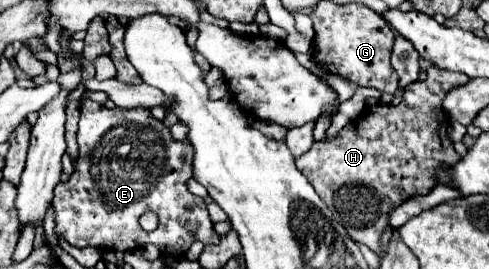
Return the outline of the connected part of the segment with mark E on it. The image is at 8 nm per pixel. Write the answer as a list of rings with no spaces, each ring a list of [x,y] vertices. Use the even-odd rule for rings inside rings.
[[[86,101],[82,103],[82,113],[80,113],[80,125],[78,125],[78,145],[80,145],[80,163],[74,165],[74,175],[66,181],[66,183],[58,183],[56,185],[56,191],[54,191],[54,209],[56,209],[56,229],[54,233],[56,235],[62,235],[70,245],[74,247],[98,247],[102,251],[130,251],[136,250],[138,247],[144,247],[148,243],[156,245],[162,253],[186,253],[190,249],[190,245],[194,241],[202,241],[202,243],[220,243],[220,235],[214,231],[212,227],[212,221],[208,217],[208,211],[206,211],[206,203],[200,199],[200,197],[194,197],[188,189],[186,189],[186,181],[192,177],[192,147],[188,147],[188,143],[184,141],[174,141],[172,135],[170,135],[170,129],[162,123],[162,121],[156,121],[148,109],[108,109],[108,107],[102,107],[94,101]],[[146,211],[154,211],[158,215],[158,229],[154,233],[148,233],[144,231],[140,225],[138,225],[138,219],[142,213]]]

